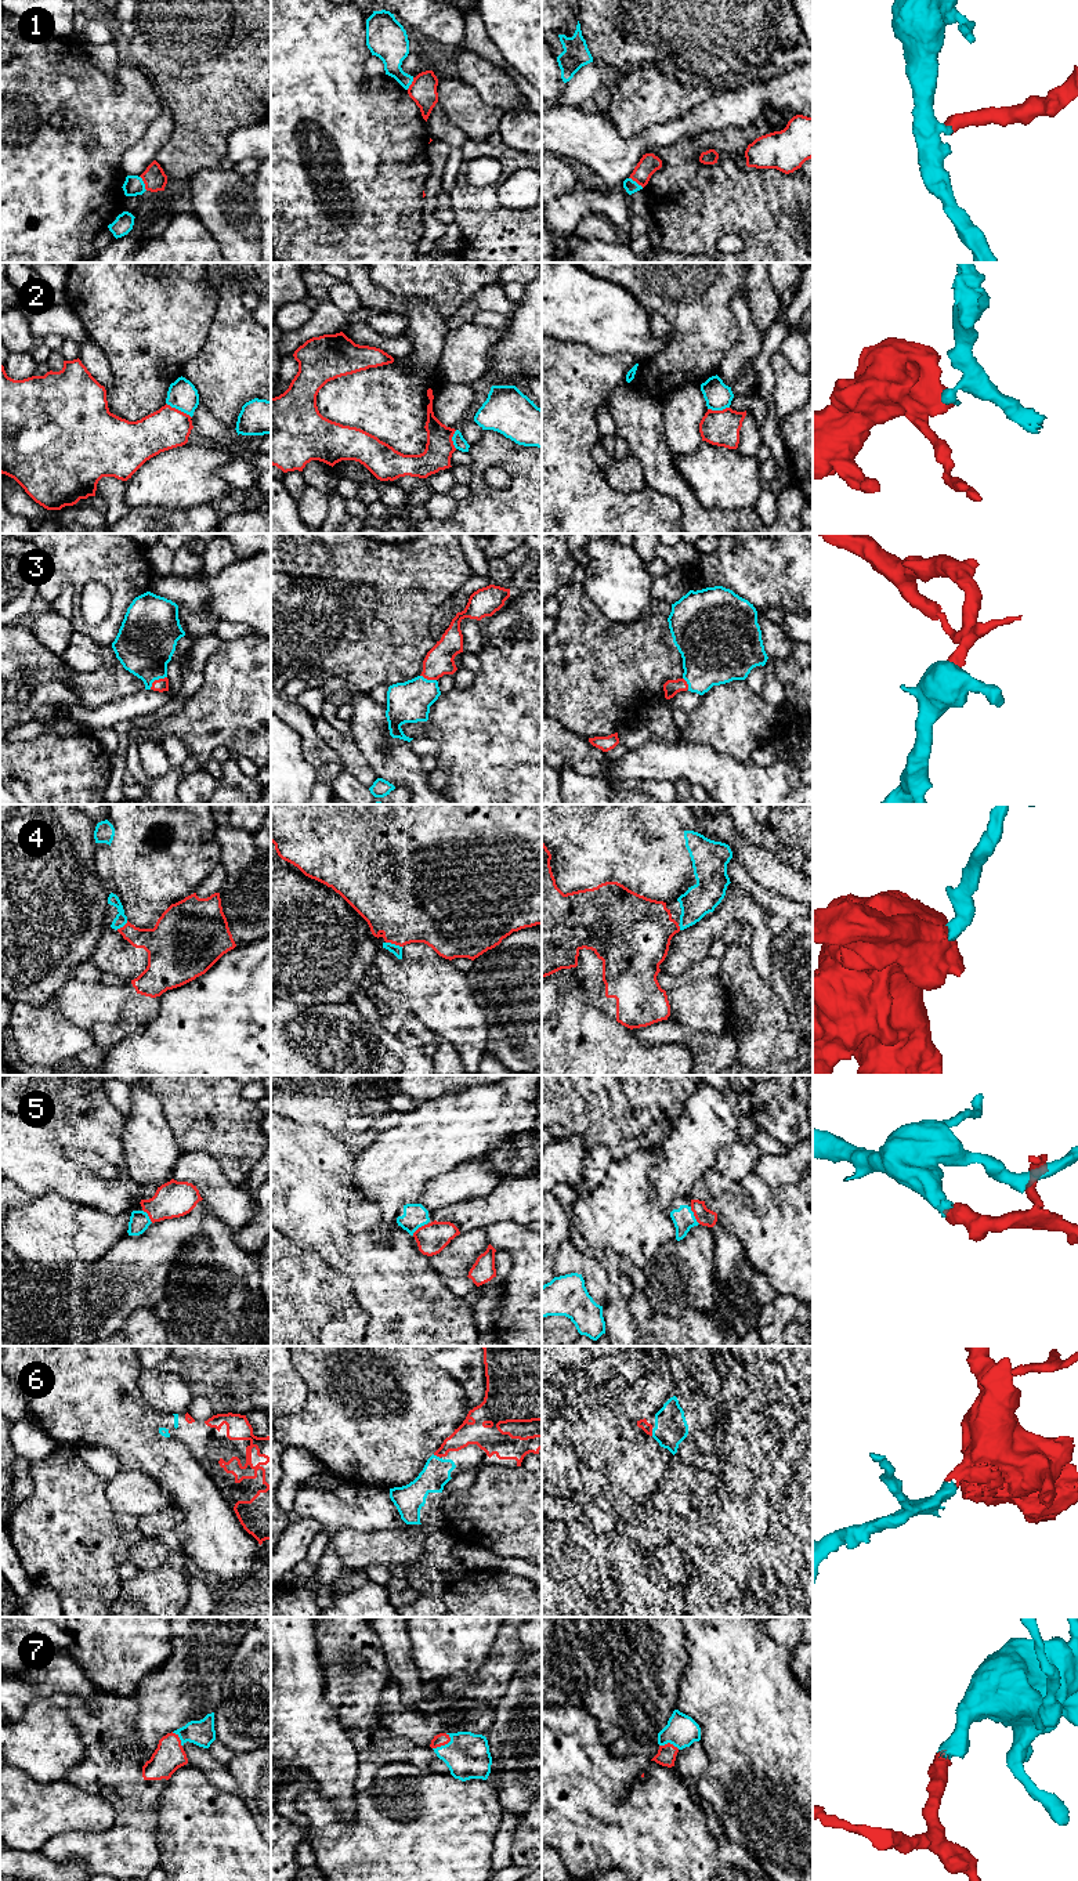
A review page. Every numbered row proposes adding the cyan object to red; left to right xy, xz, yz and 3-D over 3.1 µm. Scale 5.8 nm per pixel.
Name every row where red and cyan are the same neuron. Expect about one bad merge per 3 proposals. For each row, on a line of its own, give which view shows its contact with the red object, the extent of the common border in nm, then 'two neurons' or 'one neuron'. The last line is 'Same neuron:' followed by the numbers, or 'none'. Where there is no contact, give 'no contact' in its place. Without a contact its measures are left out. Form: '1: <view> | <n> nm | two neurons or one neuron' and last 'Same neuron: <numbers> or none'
1: xy | 100 nm | two neurons
2: xy | 180 nm | two neurons
3: xy | 130 nm | one neuron
4: xz | 100 nm | one neuron
5: yz | 120 nm | one neuron
6: xz | 50 nm | one neuron
7: xz | 130 nm | one neuron
Same neuron: 3, 4, 5, 6, 7

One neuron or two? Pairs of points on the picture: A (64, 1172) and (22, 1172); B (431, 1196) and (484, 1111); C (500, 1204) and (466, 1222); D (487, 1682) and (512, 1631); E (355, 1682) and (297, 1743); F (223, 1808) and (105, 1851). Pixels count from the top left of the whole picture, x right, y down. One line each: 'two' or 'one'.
A: one
B: two
C: one
D: one
E: two
F: two

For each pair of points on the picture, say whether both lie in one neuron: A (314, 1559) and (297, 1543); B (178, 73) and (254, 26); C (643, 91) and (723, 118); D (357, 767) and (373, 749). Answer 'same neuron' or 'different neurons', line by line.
A: different neurons
B: same neuron
C: different neurons
D: different neurons

